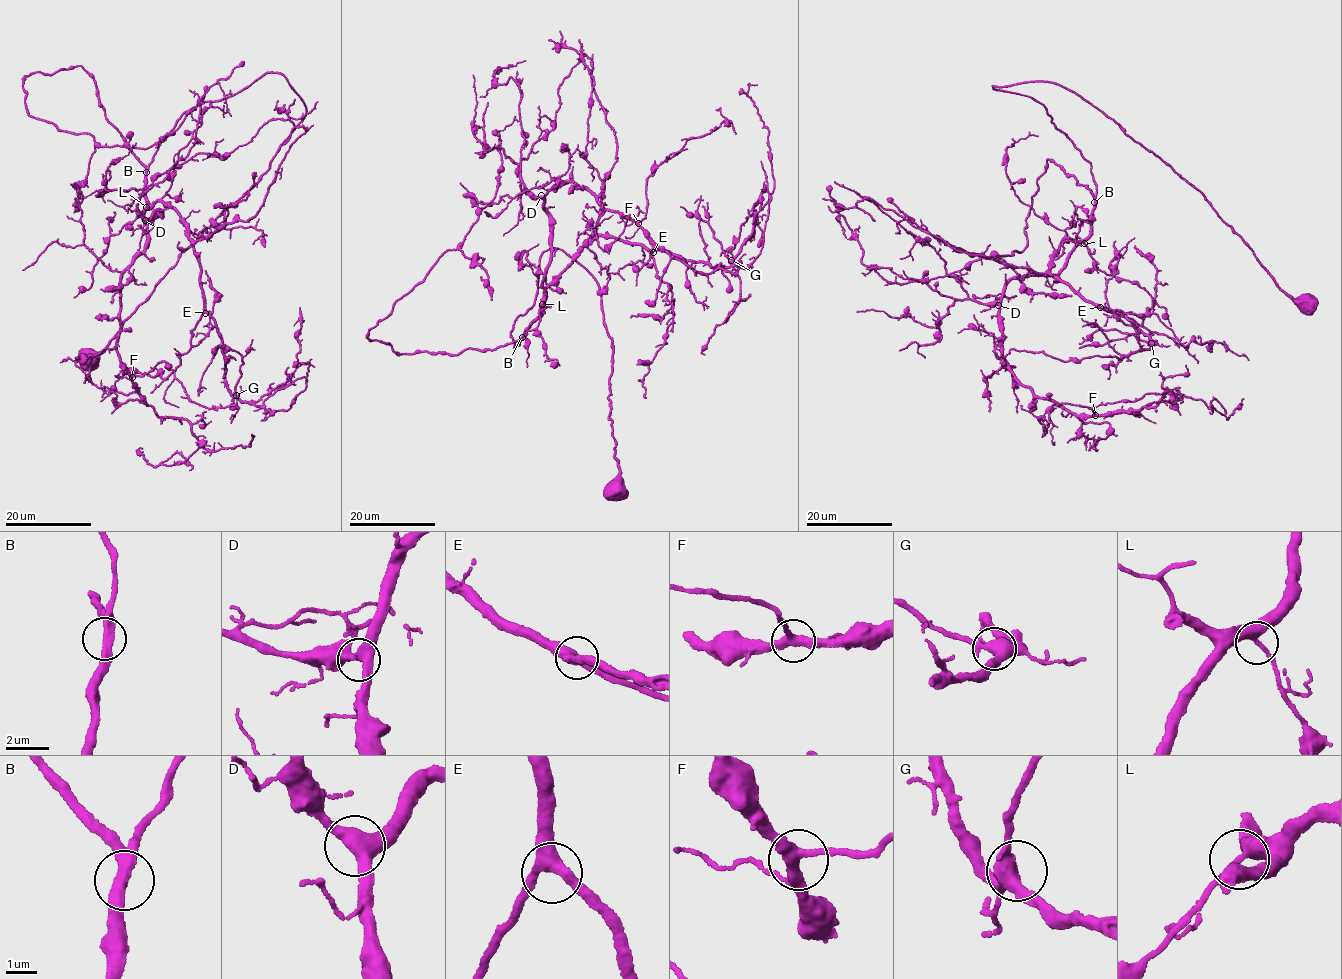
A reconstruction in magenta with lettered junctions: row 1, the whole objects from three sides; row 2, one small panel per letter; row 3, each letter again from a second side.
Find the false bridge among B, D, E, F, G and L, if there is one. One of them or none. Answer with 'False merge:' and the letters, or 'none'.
False merge: none

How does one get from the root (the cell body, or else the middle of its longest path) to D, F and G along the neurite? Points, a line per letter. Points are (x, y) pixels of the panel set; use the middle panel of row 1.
D: (615, 488), (613, 347), (598, 282), (549, 249), (510, 337), (519, 344), (546, 301), (541, 195)
F: (615, 488), (598, 282), (549, 249), (510, 333), (518, 345), (546, 301), (545, 196), (559, 178), (638, 223)
G: (615, 488), (600, 287), (563, 251), (539, 258), (513, 346), (596, 234), (713, 267), (731, 260)

